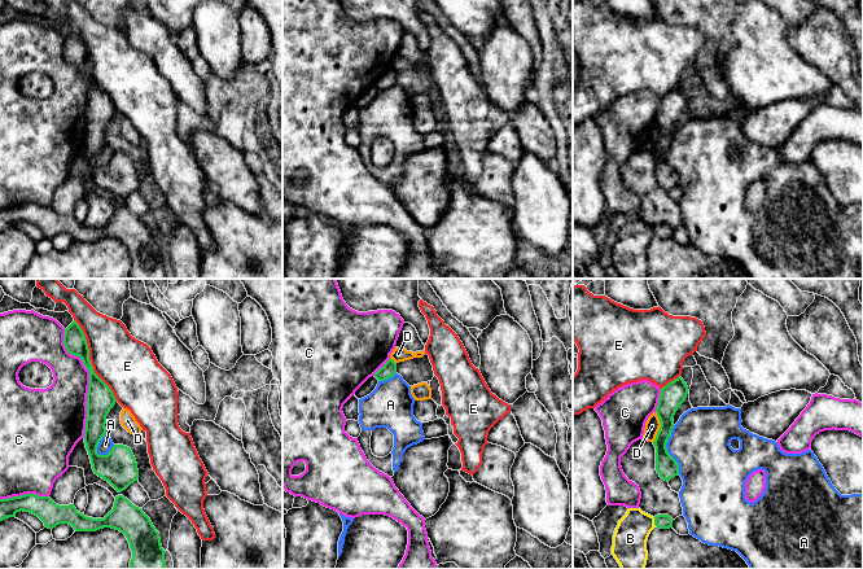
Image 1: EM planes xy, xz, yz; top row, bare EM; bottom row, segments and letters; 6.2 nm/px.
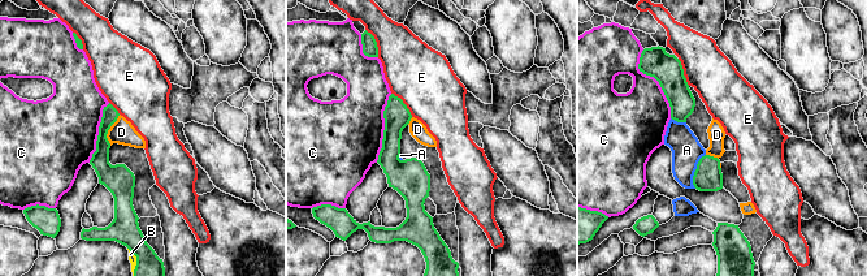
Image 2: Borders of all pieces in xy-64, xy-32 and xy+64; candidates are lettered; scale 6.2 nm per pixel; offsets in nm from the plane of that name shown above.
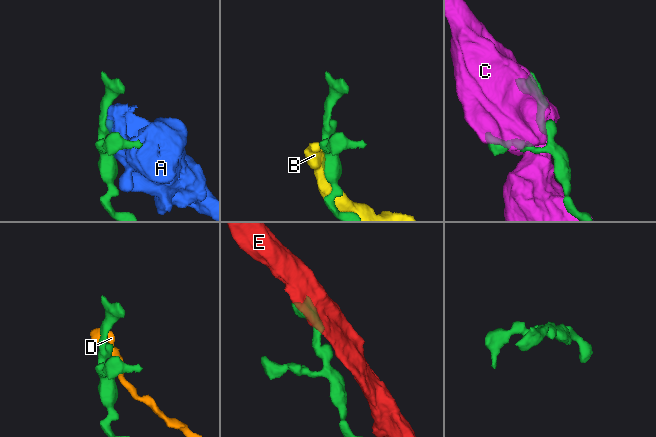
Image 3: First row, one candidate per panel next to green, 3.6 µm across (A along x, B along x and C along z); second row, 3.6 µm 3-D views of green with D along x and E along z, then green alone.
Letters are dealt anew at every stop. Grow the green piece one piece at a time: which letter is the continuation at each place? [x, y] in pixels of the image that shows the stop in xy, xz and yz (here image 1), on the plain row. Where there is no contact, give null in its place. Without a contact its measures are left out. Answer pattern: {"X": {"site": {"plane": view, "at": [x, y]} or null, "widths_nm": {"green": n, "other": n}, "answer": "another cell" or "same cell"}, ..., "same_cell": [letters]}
{"A": {"site": {"plane": "yz", "at": [666, 160]}, "widths_nm": {"green": 140, "other": 360}, "answer": "another cell"}, "B": {"site": {"plane": "yz", "at": [655, 231]}, "widths_nm": {"green": 100, "other": 220}, "answer": "another cell"}, "C": {"site": {"plane": "xy", "at": [90, 91]}, "widths_nm": {"green": 180, "other": 320}, "answer": "another cell"}, "D": {"site": {"plane": "yz", "at": [660, 136]}, "widths_nm": {"green": 150, "other": 90}, "answer": "another cell"}, "E": {"site": {"plane": "xy", "at": [90, 70]}, "widths_nm": {"green": 180, "other": 360}, "answer": "another cell"}, "same_cell": []}

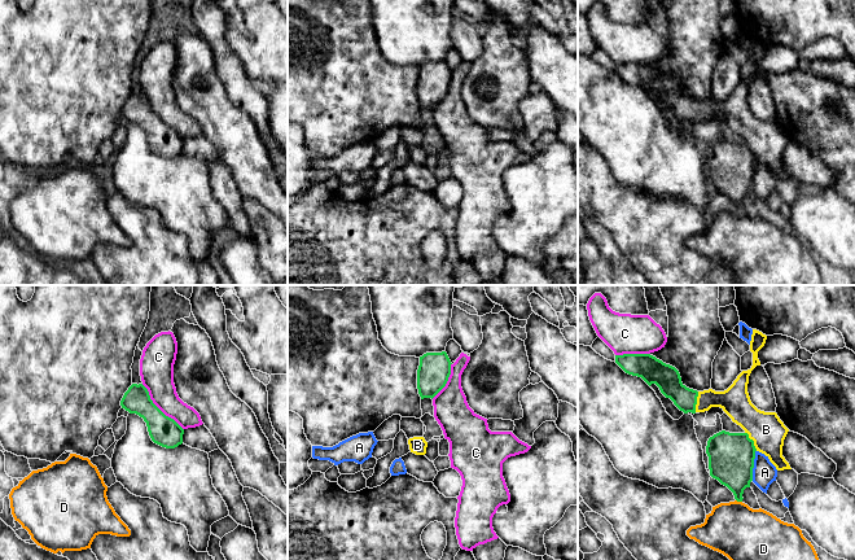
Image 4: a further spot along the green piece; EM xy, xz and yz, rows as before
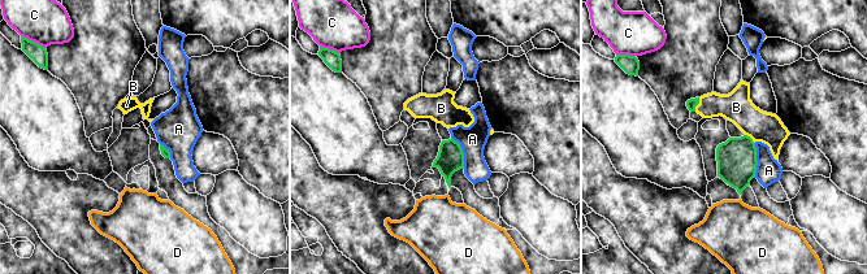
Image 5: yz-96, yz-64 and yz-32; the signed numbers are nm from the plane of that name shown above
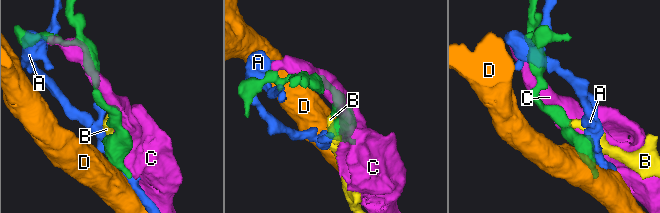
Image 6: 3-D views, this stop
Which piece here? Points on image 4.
{"A": {"site": {"plane": "yz", "at": [753, 175]}, "widths_nm": {"green": 280, "other": 150}, "answer": "another cell"}, "B": {"site": {"plane": "yz", "at": [753, 151]}, "widths_nm": {"green": 280, "other": 220}, "answer": "same cell"}, "C": {"site": {"plane": "xy", "at": [158, 118]}, "widths_nm": {"green": 190, "other": 200}, "answer": "another cell"}, "D": {"site": {"plane": "yz", "at": [739, 210]}, "widths_nm": {"green": 280, "other": 360}, "answer": "another cell"}, "same_cell": ["B"]}

